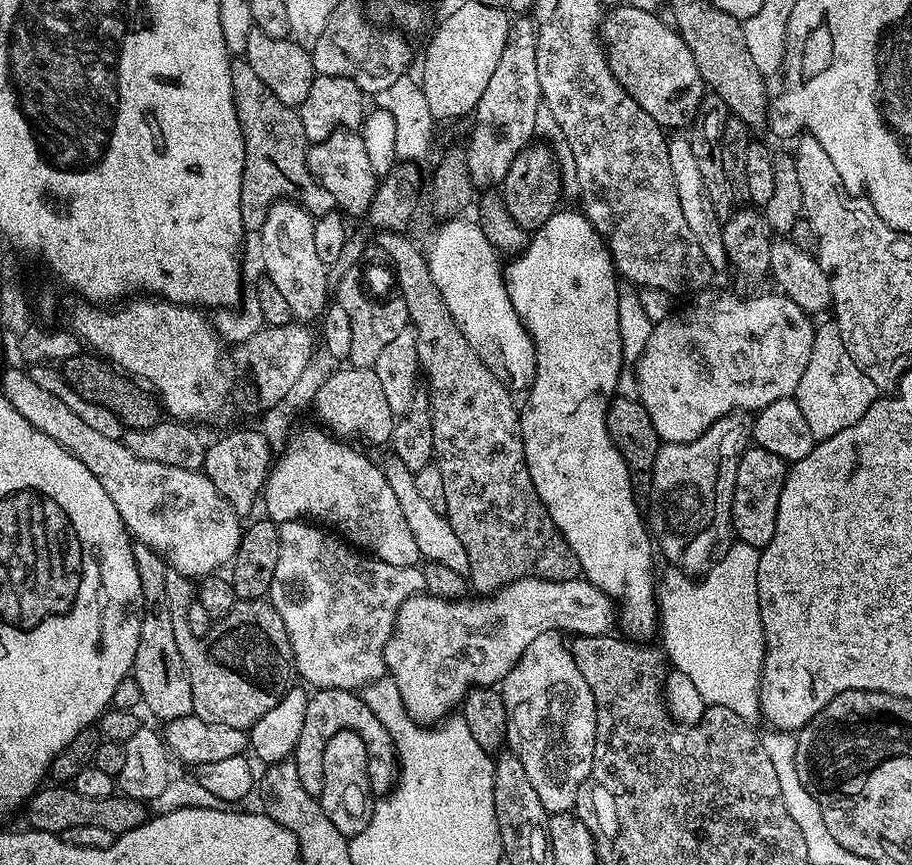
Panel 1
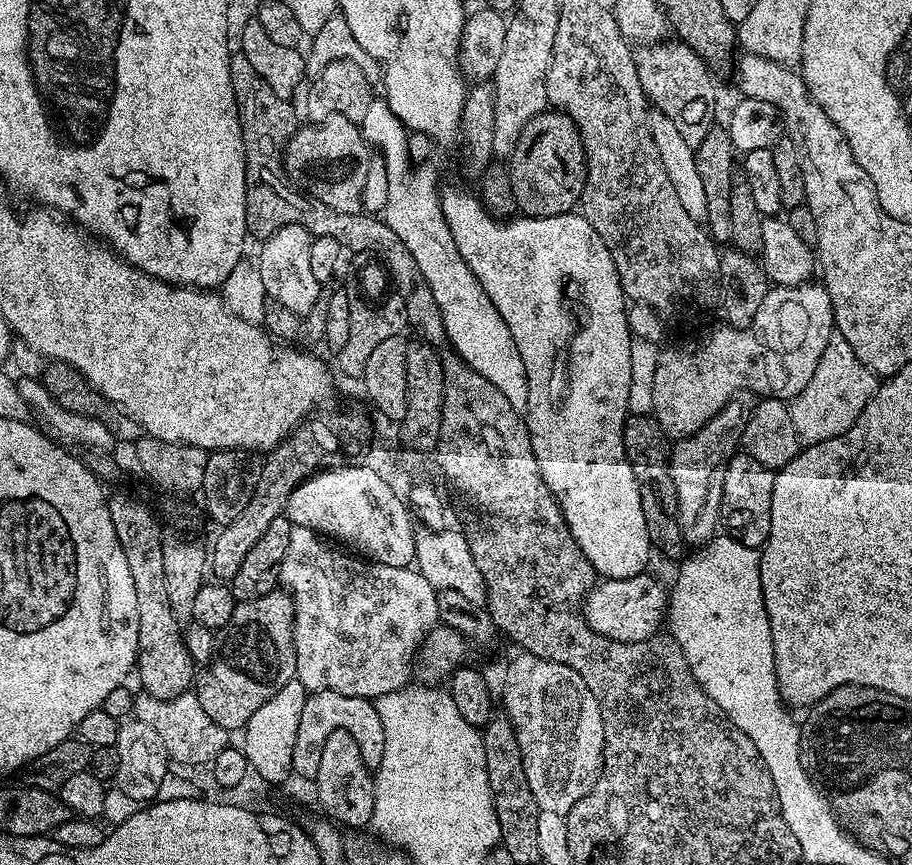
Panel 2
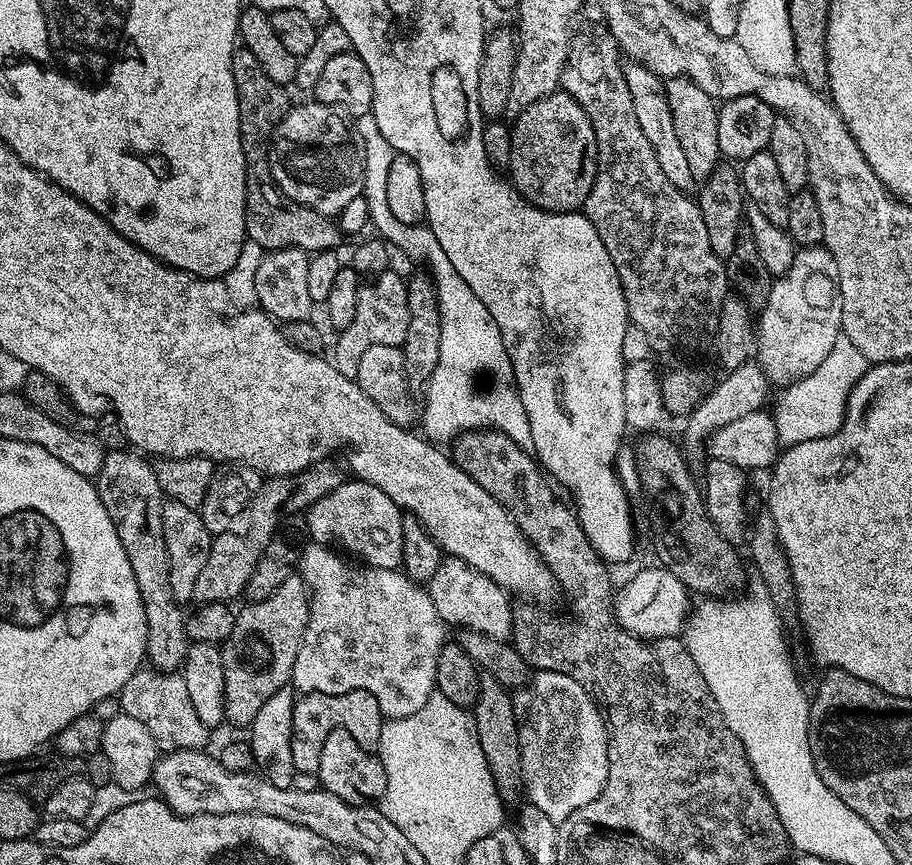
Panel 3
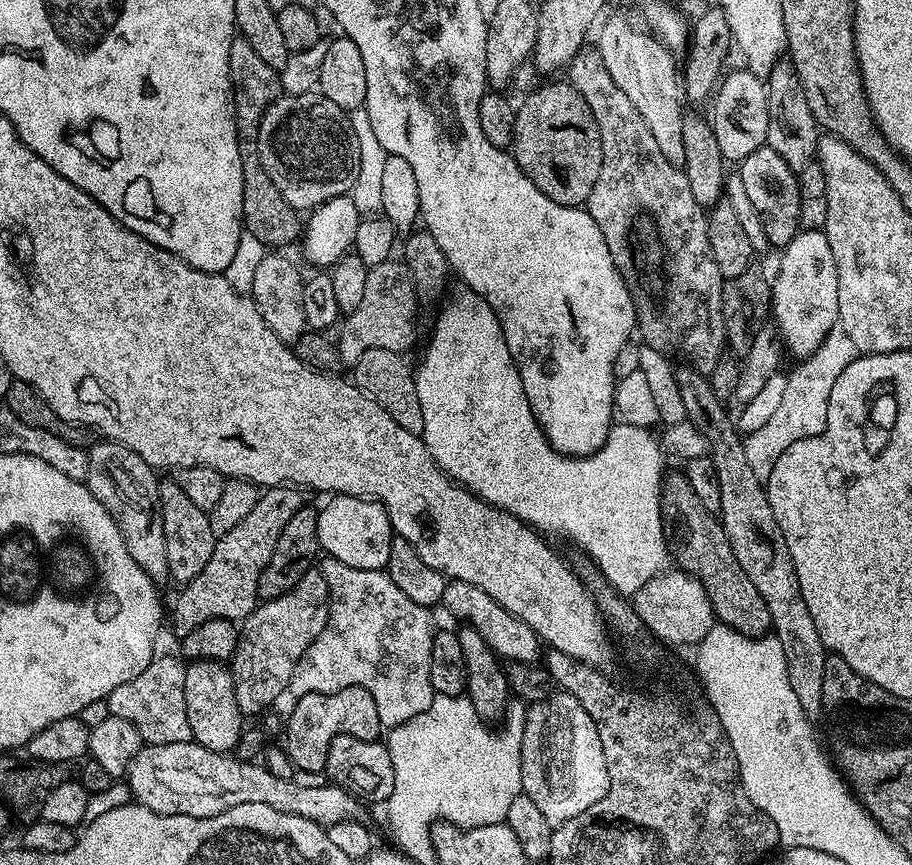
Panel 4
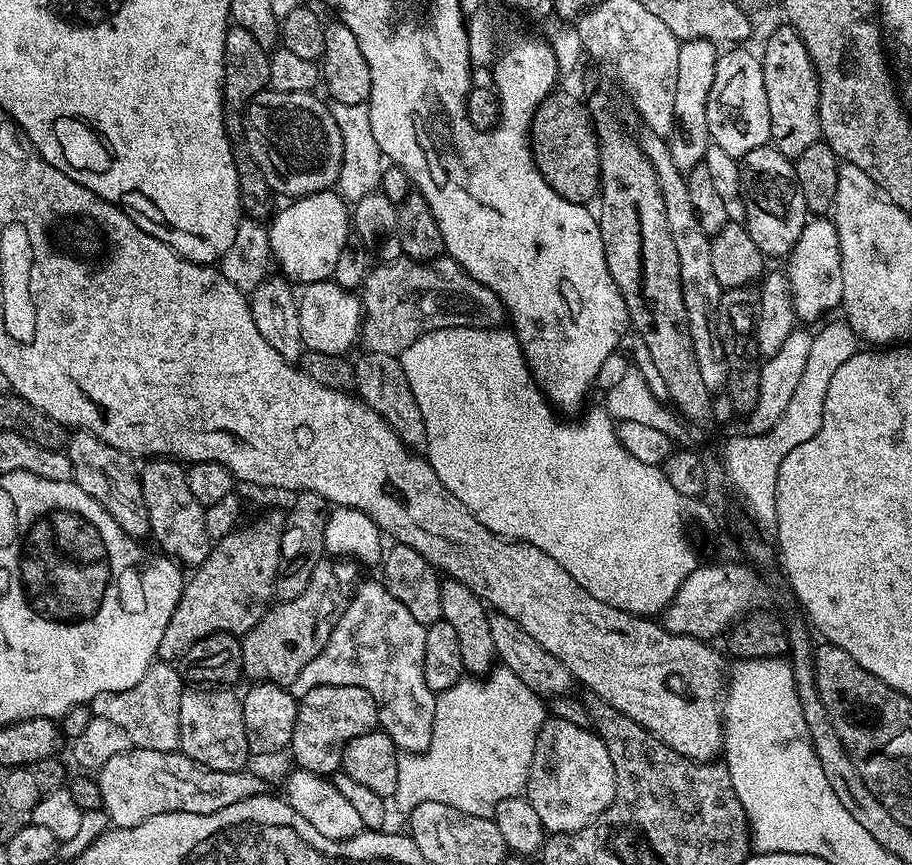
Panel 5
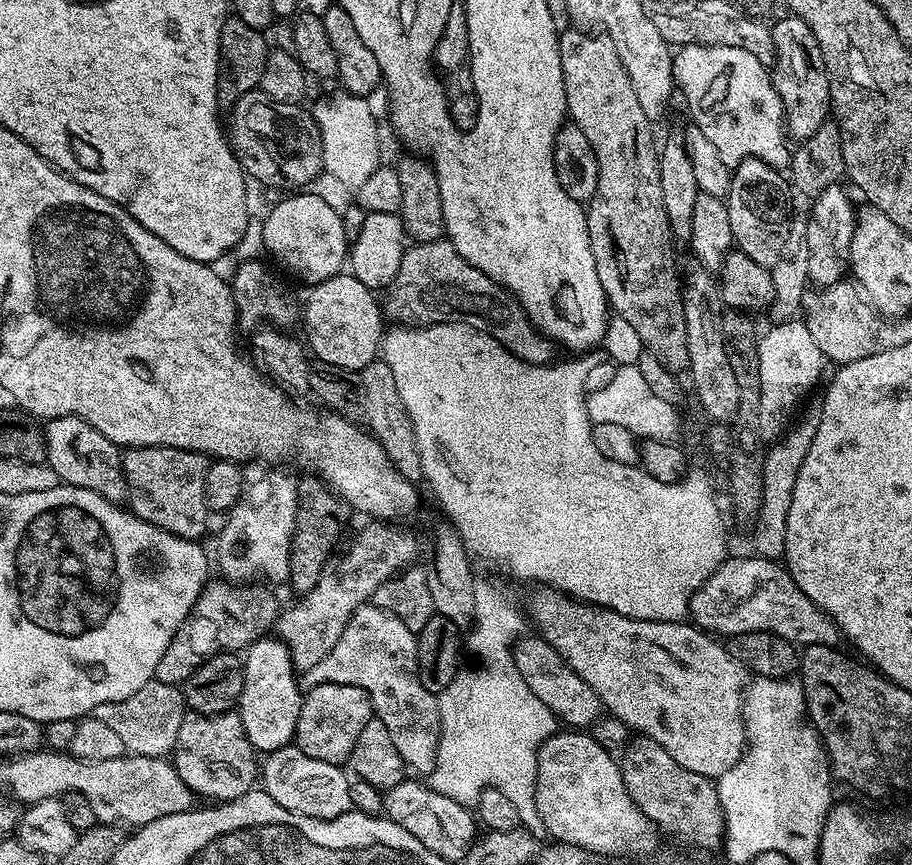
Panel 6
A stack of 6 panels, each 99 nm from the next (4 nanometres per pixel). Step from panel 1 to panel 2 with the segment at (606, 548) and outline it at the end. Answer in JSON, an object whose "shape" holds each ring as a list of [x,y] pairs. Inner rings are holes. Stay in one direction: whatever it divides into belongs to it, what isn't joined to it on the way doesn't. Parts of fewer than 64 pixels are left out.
{"shape":[[[444,184],[440,190],[440,205],[442,214],[446,218],[446,226],[450,226],[450,234],[454,238],[454,246],[458,246],[458,254],[470,266],[474,278],[482,286],[482,290],[494,302],[498,314],[506,322],[510,330],[510,338],[514,338],[514,346],[518,346],[518,354],[522,354],[522,366],[528,383],[528,406],[526,409],[526,423],[528,425],[528,437],[530,446],[534,450],[534,458],[538,462],[538,470],[542,474],[542,482],[554,494],[558,506],[568,523],[570,534],[574,534],[574,542],[582,546],[582,554],[590,558],[590,566],[601,576],[610,580],[618,578],[634,578],[645,571],[648,564],[648,555],[654,552],[648,531],[646,530],[646,514],[642,510],[642,498],[640,487],[634,478],[632,463],[626,458],[624,449],[624,422],[628,419],[628,403],[630,402],[630,350],[634,339],[628,328],[628,308],[626,297],[618,270],[614,266],[614,258],[598,238],[598,230],[590,226],[590,222],[583,214],[567,214],[550,217],[548,219],[536,219],[532,216],[517,215],[515,218],[497,219],[484,208],[483,202],[475,191],[467,192],[456,184]]]}

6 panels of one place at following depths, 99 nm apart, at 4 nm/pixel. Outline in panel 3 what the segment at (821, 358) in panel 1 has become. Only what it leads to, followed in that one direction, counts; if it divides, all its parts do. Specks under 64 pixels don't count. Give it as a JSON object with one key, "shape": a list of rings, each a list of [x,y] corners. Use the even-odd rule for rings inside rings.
{"shape":[[[842,334],[837,338],[830,354],[826,354],[826,359],[819,364],[818,370],[787,385],[781,391],[784,393],[777,398],[774,415],[781,445],[826,438],[838,431],[844,415],[848,412],[850,390],[869,367],[868,359],[862,354],[862,350],[858,350],[858,346],[854,346],[848,336]]]}

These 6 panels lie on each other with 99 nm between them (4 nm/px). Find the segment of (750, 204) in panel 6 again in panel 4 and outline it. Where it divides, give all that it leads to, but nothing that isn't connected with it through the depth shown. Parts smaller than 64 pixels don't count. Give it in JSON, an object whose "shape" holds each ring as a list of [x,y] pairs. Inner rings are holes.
{"shape":[[[767,146],[754,150],[745,160],[739,161],[738,171],[742,178],[742,186],[746,186],[746,198],[760,215],[762,230],[766,232],[769,245],[774,249],[783,250],[788,243],[801,231],[800,215],[798,214],[798,182],[797,172]]]}

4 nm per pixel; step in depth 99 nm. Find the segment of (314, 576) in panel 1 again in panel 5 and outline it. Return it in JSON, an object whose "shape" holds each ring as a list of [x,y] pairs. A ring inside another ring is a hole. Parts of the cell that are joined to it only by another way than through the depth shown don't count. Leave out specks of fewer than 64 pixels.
{"shape":[[[368,580],[345,603],[338,626],[330,634],[330,642],[298,674],[290,691],[299,698],[318,686],[358,686],[374,698],[379,727],[395,742],[397,749],[401,753],[424,752],[430,746],[434,730],[437,693],[426,686],[422,658],[426,658],[426,625],[417,622],[410,610],[386,590],[383,582]]]}

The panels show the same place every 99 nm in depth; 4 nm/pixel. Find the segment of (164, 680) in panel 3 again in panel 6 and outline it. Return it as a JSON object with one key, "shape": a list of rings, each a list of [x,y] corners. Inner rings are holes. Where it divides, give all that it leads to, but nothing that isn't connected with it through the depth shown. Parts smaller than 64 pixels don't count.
{"shape":[[[153,679],[142,686],[138,694],[130,694],[130,698],[122,702],[102,702],[94,714],[98,722],[111,726],[118,733],[118,738],[122,738],[125,753],[164,758],[175,749],[178,742],[178,726],[182,726],[182,718],[186,715],[186,701],[177,685]]]}

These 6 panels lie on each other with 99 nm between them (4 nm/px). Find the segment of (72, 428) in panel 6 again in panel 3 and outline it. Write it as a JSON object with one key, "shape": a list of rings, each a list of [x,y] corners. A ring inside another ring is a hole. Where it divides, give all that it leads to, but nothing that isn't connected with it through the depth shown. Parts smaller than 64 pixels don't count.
{"shape":[[[132,450],[108,452],[94,483],[98,498],[102,498],[102,506],[106,506],[106,514],[110,514],[110,522],[114,522],[114,530],[118,530],[122,550],[126,550],[126,558],[130,558],[134,582],[138,582],[138,594],[142,594],[148,631],[147,663],[161,672],[174,672],[183,665],[190,641],[186,612],[180,609],[183,608],[181,601],[176,600],[170,590],[166,538],[162,534],[162,506],[166,497],[158,486],[155,467],[147,462],[143,455]]]}

